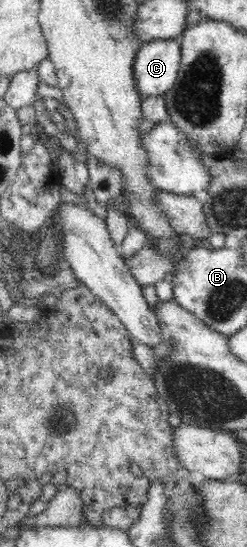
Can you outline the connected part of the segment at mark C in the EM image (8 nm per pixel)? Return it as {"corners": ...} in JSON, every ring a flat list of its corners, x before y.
{"corners":[[180,38,142,44,133,64,133,77,141,98,164,95,171,90,177,80,181,58]]}

